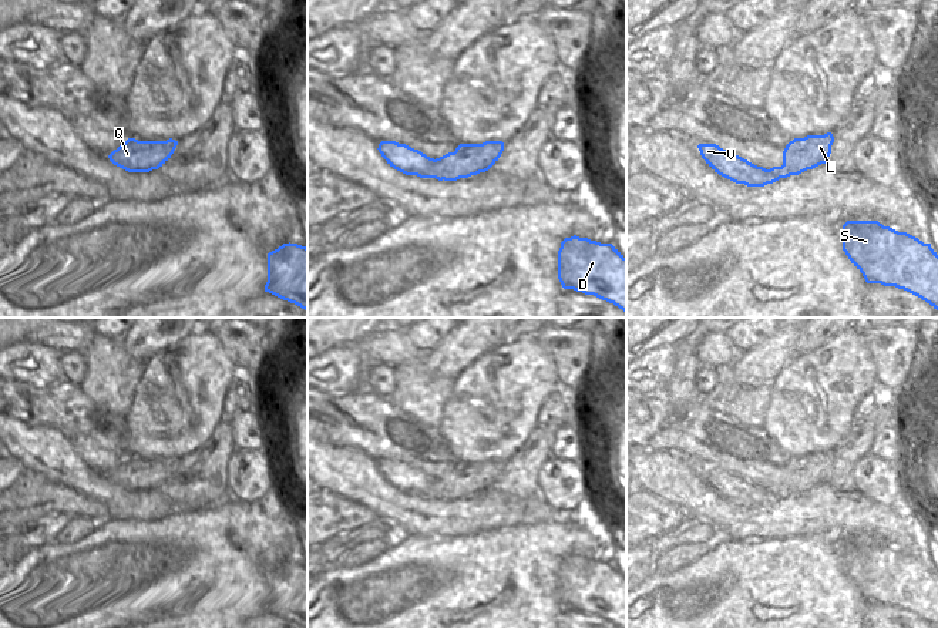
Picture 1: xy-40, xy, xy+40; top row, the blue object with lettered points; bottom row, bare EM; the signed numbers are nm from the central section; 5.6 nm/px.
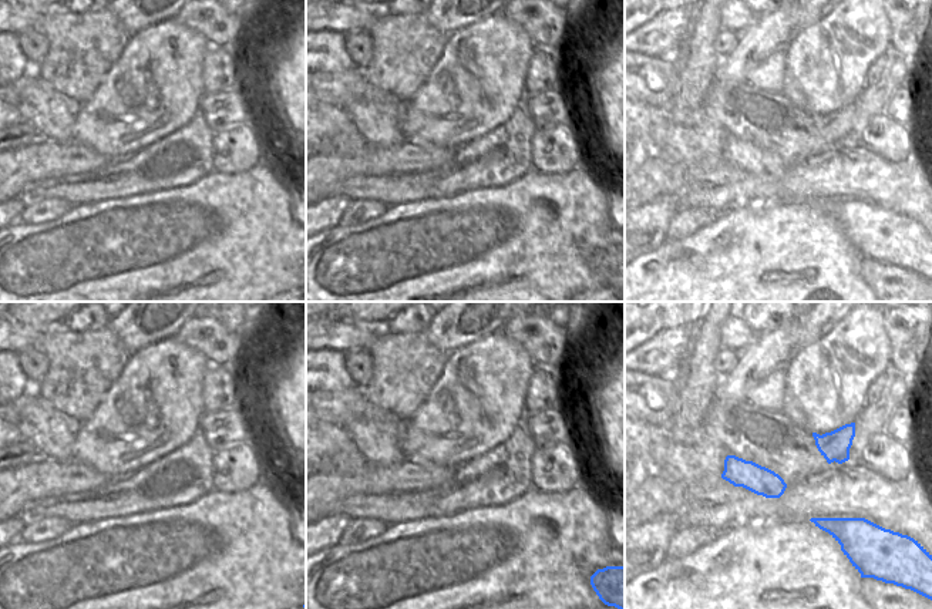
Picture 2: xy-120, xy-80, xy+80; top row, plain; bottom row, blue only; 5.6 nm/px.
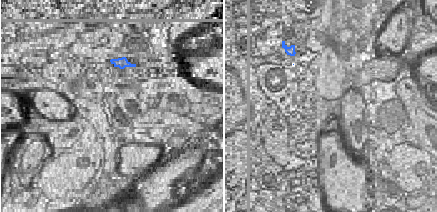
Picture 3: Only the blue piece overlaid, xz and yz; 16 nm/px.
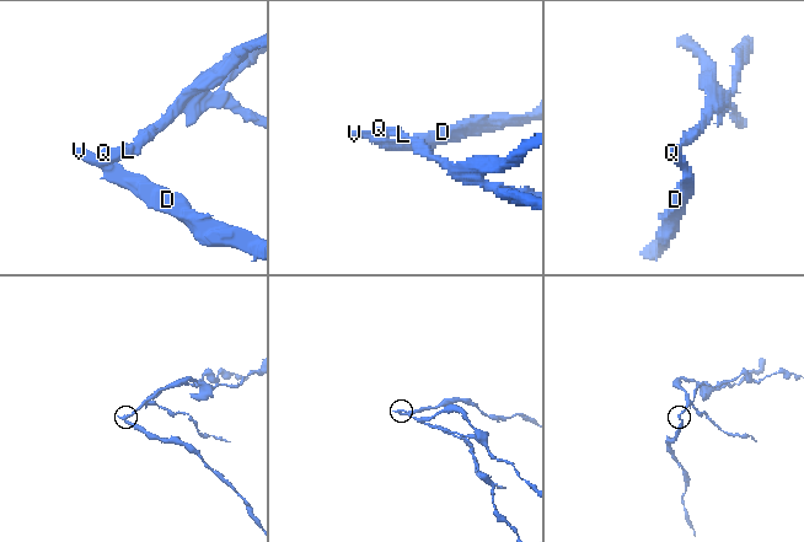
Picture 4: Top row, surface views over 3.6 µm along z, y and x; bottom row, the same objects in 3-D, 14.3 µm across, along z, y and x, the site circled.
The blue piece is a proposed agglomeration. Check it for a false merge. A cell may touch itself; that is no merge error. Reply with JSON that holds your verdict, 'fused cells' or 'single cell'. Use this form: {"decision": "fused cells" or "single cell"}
{"decision": "fused cells"}

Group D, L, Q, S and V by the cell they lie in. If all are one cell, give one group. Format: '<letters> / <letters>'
D S V / L Q

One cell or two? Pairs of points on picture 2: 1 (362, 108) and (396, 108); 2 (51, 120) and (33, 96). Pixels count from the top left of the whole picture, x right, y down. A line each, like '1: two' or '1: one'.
1: one
2: one

